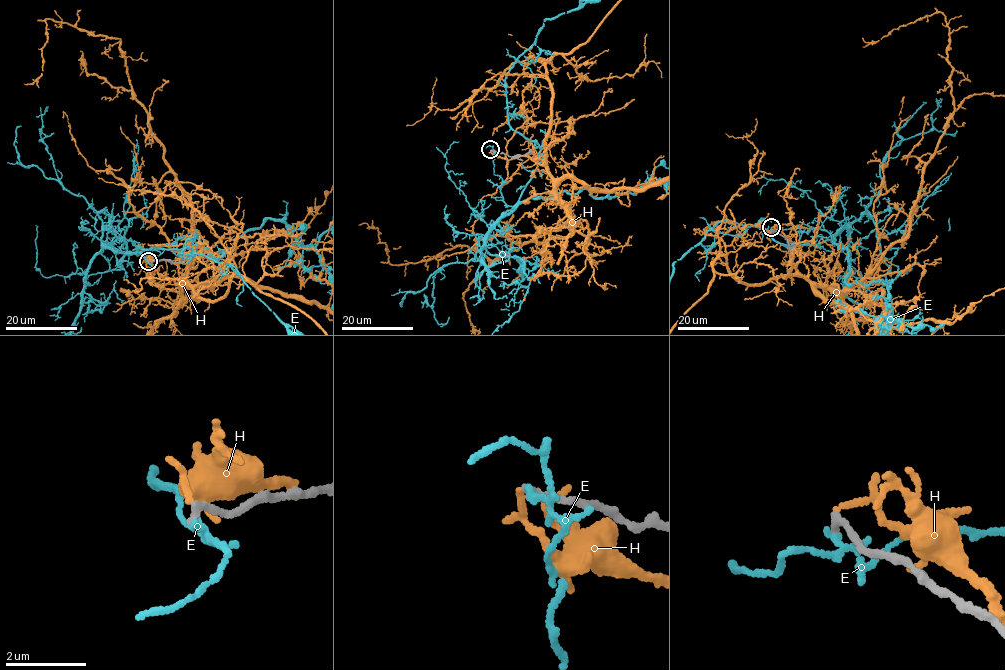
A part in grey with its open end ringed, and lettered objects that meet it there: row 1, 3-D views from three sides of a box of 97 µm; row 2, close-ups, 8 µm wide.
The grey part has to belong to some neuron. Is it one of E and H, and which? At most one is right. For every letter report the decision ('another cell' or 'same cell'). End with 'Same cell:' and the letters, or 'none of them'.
E: another cell
H: another cell
Same cell: none of them

